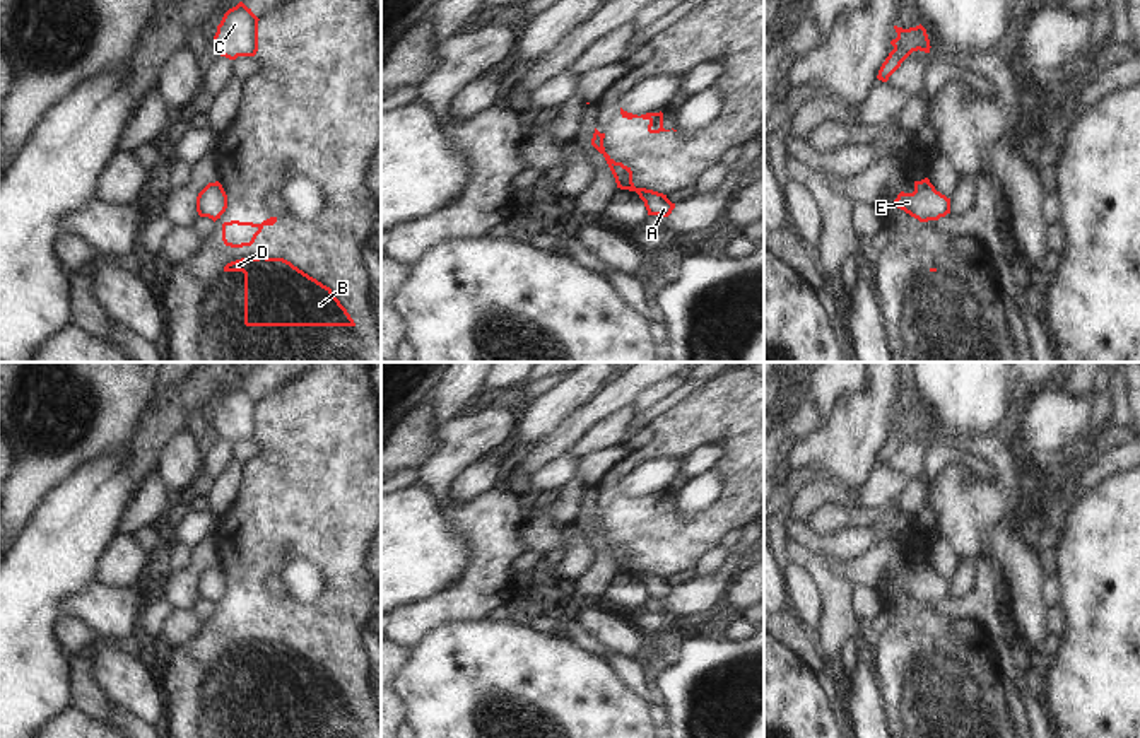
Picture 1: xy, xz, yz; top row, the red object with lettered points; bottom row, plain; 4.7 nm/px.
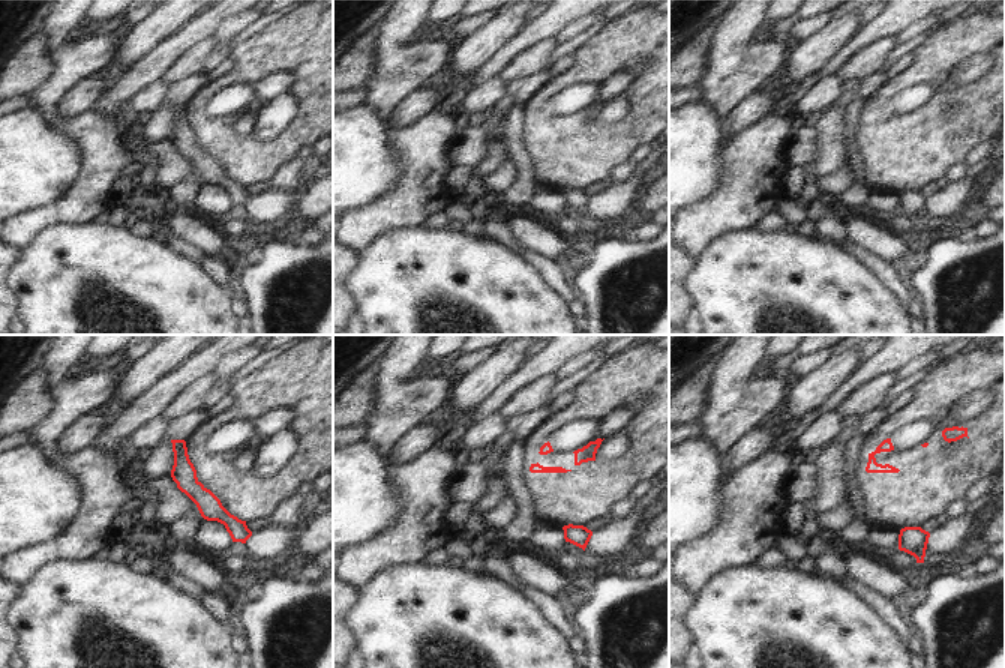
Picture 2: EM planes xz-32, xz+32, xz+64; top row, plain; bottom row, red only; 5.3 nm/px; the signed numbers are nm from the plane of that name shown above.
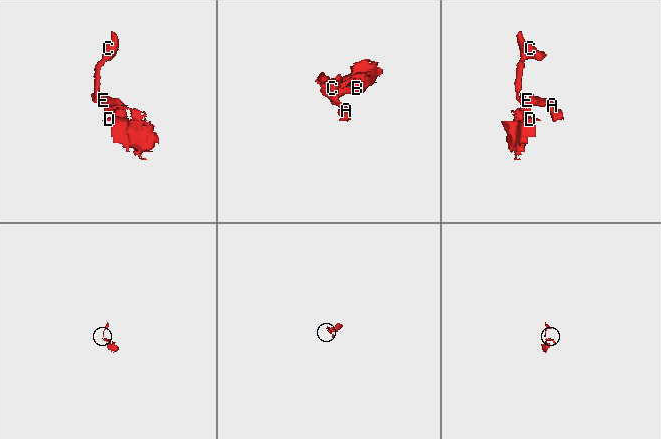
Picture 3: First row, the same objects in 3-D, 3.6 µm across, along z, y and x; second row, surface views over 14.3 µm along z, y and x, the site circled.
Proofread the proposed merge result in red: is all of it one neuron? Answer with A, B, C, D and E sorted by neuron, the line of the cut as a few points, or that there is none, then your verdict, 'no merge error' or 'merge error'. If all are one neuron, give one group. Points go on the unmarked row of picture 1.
A C E / B D; cut in xz along (600, 516), (604, 520); merge error

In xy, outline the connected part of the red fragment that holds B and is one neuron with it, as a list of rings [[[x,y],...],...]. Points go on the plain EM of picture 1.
[[[241,641],[224,654],[244,656],[246,709],[356,709],[330,670],[284,641]]]

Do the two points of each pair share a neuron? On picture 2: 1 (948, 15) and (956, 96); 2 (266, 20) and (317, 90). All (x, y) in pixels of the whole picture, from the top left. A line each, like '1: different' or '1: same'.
1: different
2: different

